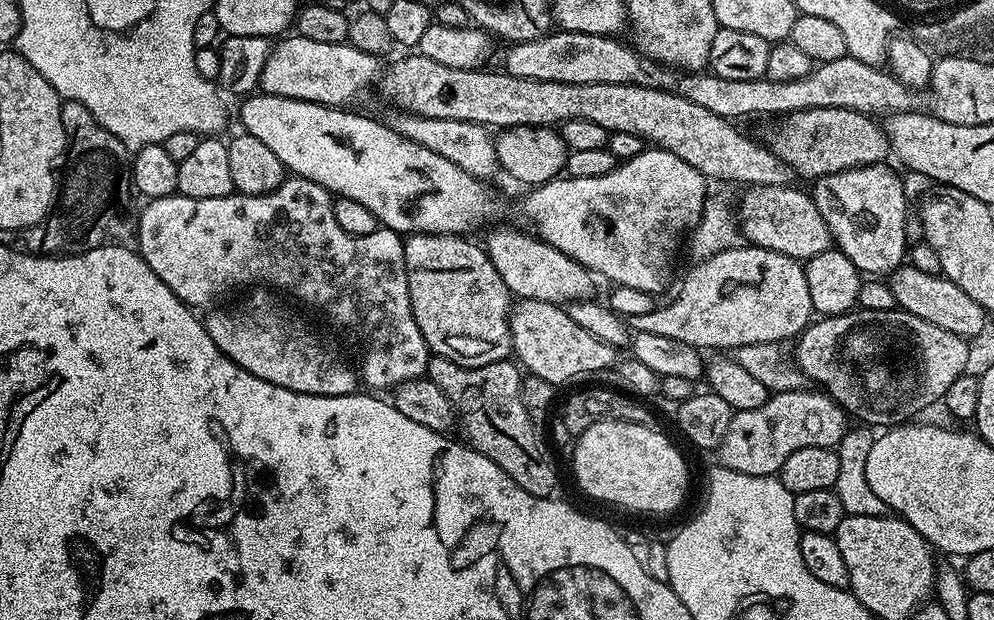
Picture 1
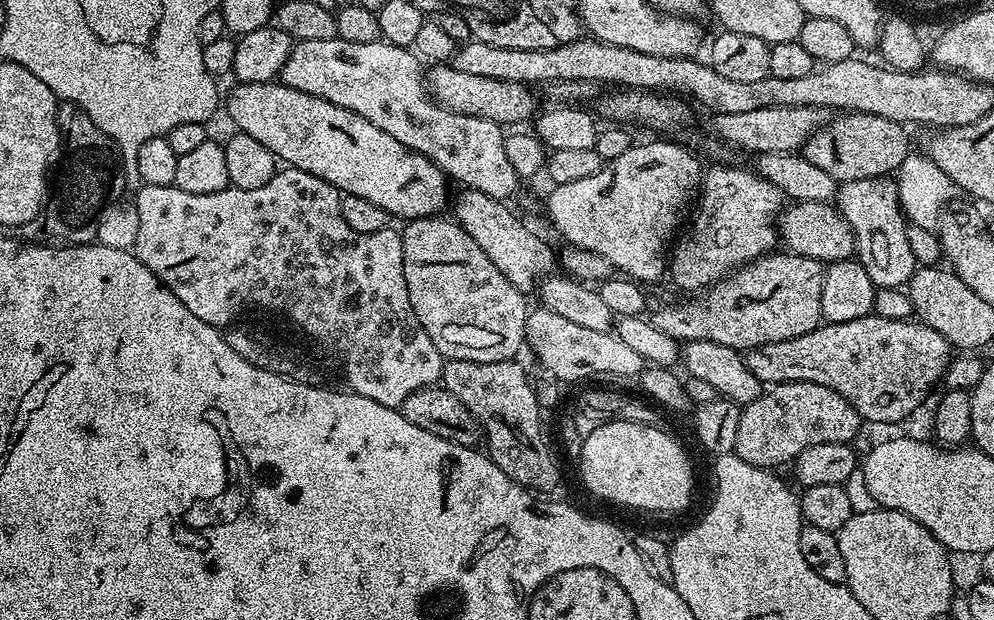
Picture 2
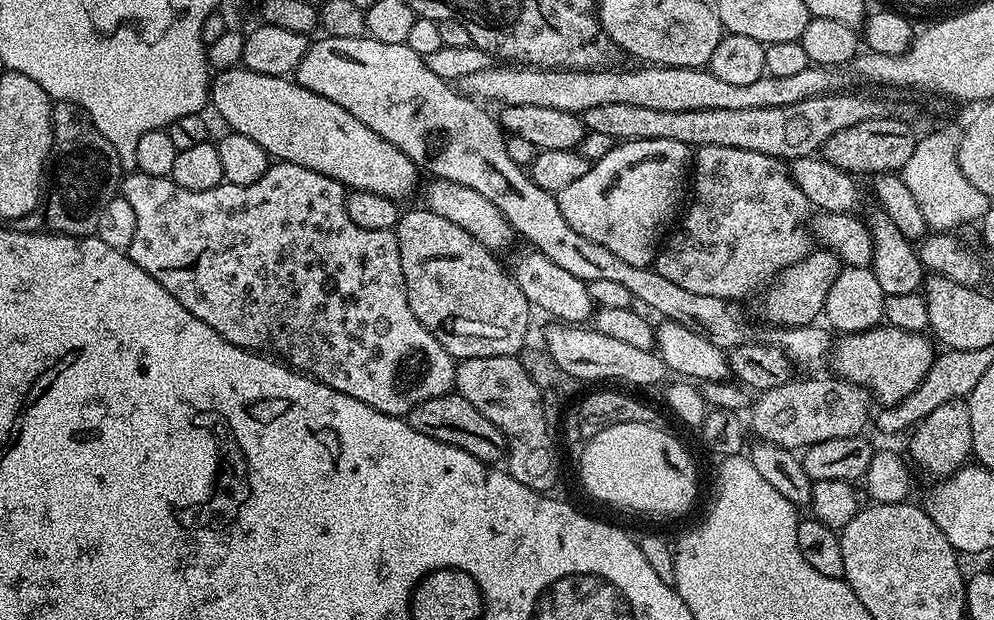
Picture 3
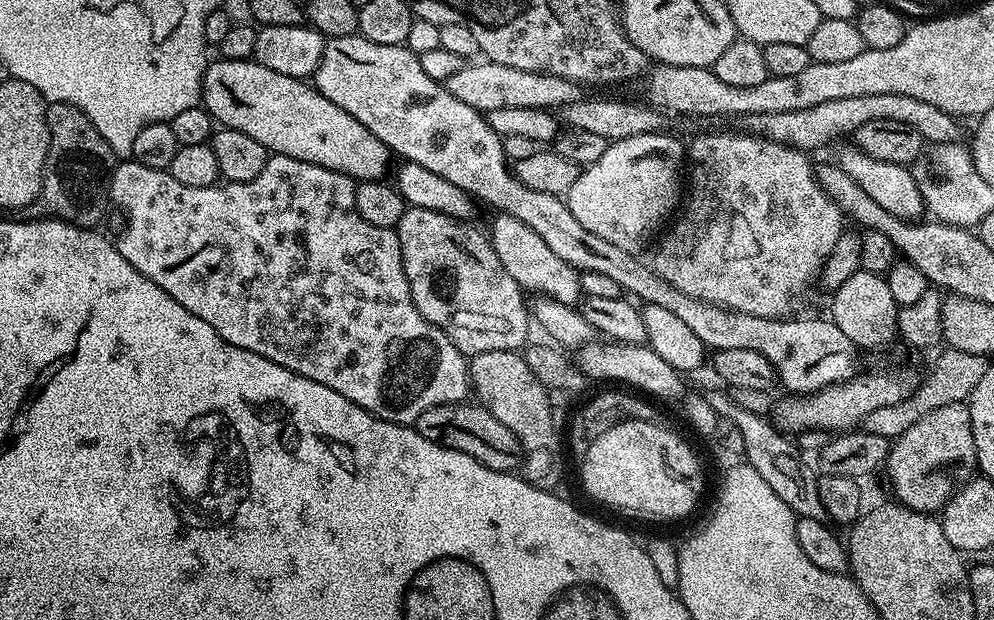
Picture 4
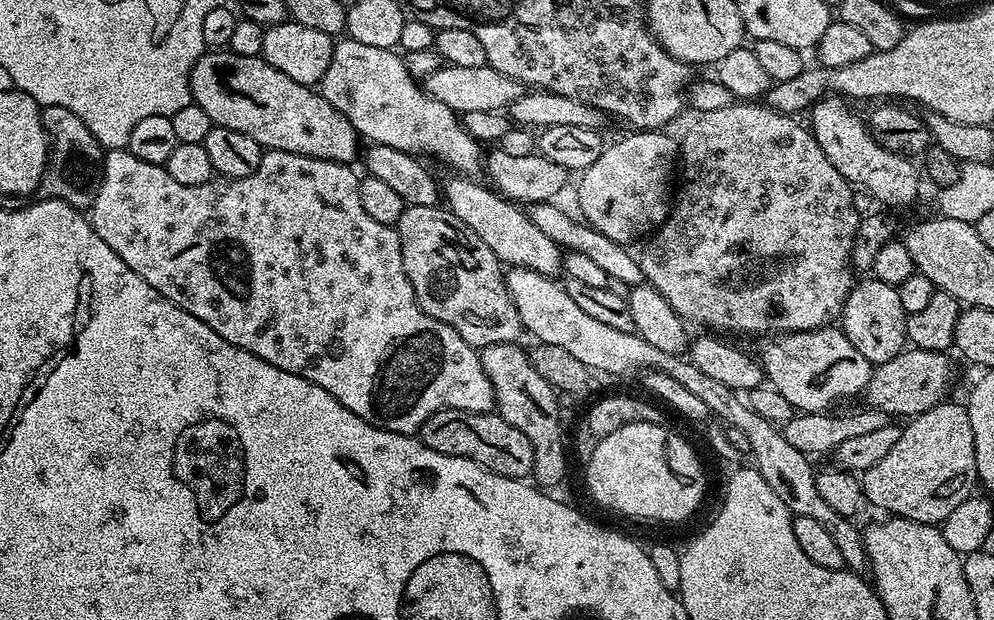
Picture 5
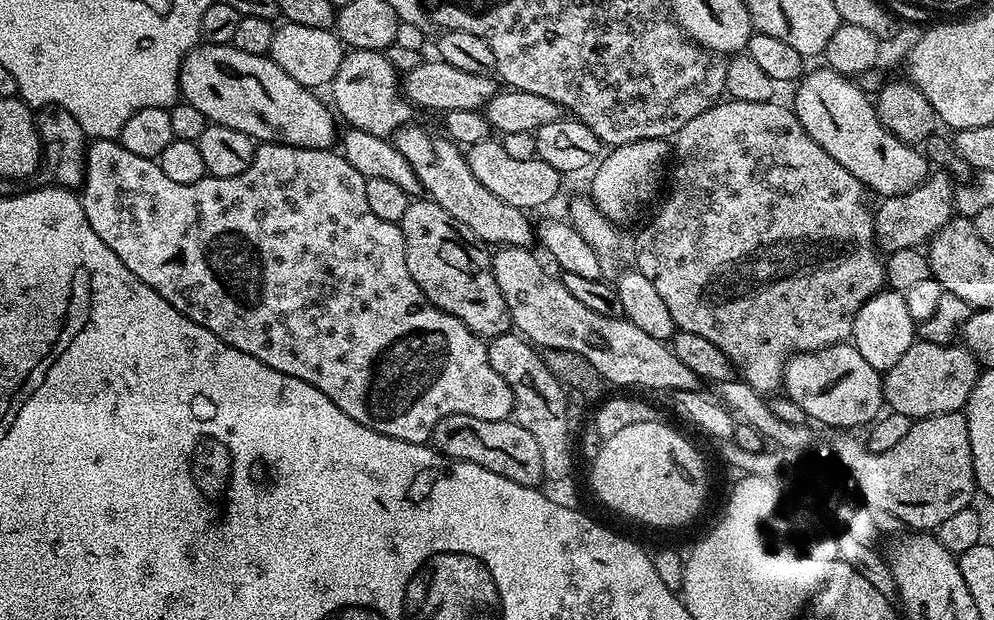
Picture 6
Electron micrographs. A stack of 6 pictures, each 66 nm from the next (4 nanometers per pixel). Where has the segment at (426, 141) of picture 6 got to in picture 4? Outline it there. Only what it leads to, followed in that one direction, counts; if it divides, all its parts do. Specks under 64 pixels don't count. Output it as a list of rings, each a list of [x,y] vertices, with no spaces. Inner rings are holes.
[[[505,212],[493,215],[492,232],[490,239],[494,246],[494,254],[498,254],[498,262],[502,262],[506,274],[518,282],[518,286],[524,289],[525,293],[537,292],[537,297],[563,304],[575,305],[581,299],[580,273],[570,266],[570,262],[562,262],[530,226],[518,222],[518,218],[512,218]]]

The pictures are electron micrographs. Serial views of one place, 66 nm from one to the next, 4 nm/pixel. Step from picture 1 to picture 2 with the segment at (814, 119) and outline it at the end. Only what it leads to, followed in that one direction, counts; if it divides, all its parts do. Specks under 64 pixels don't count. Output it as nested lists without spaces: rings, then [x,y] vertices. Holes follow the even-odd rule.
[[[845,112],[829,119],[804,143],[802,155],[813,166],[826,170],[838,182],[858,178],[891,177],[900,169],[910,154],[905,125],[890,118],[878,118],[878,114]]]

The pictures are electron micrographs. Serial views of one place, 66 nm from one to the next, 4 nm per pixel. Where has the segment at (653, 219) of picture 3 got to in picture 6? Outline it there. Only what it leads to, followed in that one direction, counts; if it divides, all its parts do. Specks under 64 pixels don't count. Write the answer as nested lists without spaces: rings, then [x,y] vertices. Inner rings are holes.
[[[639,140],[612,148],[609,153],[609,156],[607,153],[595,165],[591,173],[593,176],[590,199],[605,218],[617,226],[624,226],[627,220],[634,219],[643,210],[644,204],[655,198],[656,191],[660,188],[660,179],[663,176],[665,179],[666,176],[664,159],[667,156],[669,159],[670,144],[668,140]]]

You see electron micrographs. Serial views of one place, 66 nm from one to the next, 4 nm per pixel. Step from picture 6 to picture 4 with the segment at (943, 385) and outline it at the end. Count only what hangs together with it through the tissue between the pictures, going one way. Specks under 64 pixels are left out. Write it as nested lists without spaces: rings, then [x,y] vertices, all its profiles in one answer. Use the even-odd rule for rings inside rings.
[[[904,368],[901,372],[868,372],[863,376],[863,374],[857,374],[852,377],[852,379],[847,380],[846,382],[838,382],[834,386],[826,386],[822,390],[818,390],[817,392],[806,392],[803,394],[788,394],[785,395],[783,398],[785,400],[777,399],[775,401],[774,407],[770,413],[771,419],[774,421],[777,428],[783,430],[785,433],[788,434],[799,434],[802,432],[826,432],[829,434],[839,434],[841,432],[846,432],[849,430],[856,430],[861,427],[864,423],[864,419],[866,418],[866,414],[871,414],[873,410],[878,410],[882,406],[894,406],[894,402],[902,402],[910,398],[915,392],[916,388],[919,387],[921,382],[921,377],[919,375],[916,376],[916,372],[912,368]]]

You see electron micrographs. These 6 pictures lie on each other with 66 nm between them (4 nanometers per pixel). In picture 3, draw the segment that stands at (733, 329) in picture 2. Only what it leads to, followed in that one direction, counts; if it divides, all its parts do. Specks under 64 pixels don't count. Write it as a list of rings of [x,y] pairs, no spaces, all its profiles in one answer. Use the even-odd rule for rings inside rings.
[[[817,247],[798,262],[783,268],[778,279],[767,285],[763,293],[764,316],[769,320],[769,325],[801,328],[819,321],[824,310],[826,294],[830,294],[830,286],[834,286],[834,278],[838,278],[841,267],[842,261],[836,253]]]

